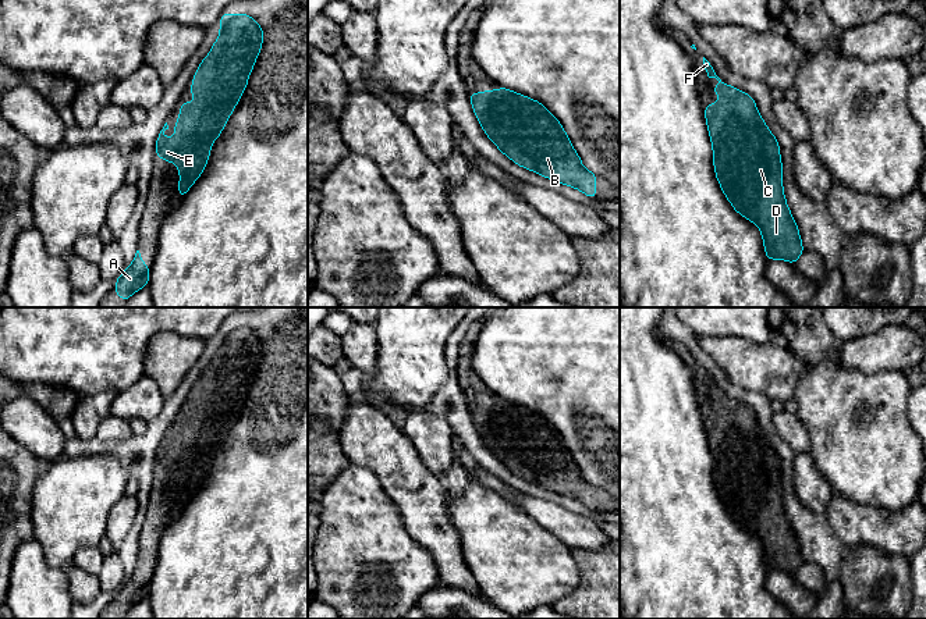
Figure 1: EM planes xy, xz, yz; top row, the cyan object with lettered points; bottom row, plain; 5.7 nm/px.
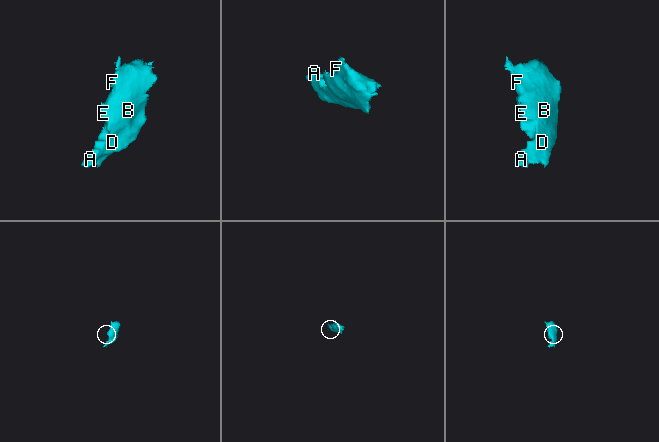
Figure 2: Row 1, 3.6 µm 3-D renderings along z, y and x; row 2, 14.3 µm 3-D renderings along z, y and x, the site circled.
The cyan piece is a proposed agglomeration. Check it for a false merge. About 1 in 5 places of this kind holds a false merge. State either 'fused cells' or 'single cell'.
single cell

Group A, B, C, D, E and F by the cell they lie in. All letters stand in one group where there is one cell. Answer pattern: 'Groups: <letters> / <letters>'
Groups: A B C D E F

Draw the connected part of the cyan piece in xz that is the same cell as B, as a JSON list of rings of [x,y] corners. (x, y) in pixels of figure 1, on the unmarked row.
[[[505,399],[468,405],[489,451],[515,476],[596,511],[596,485],[583,480],[558,431],[539,413]]]

